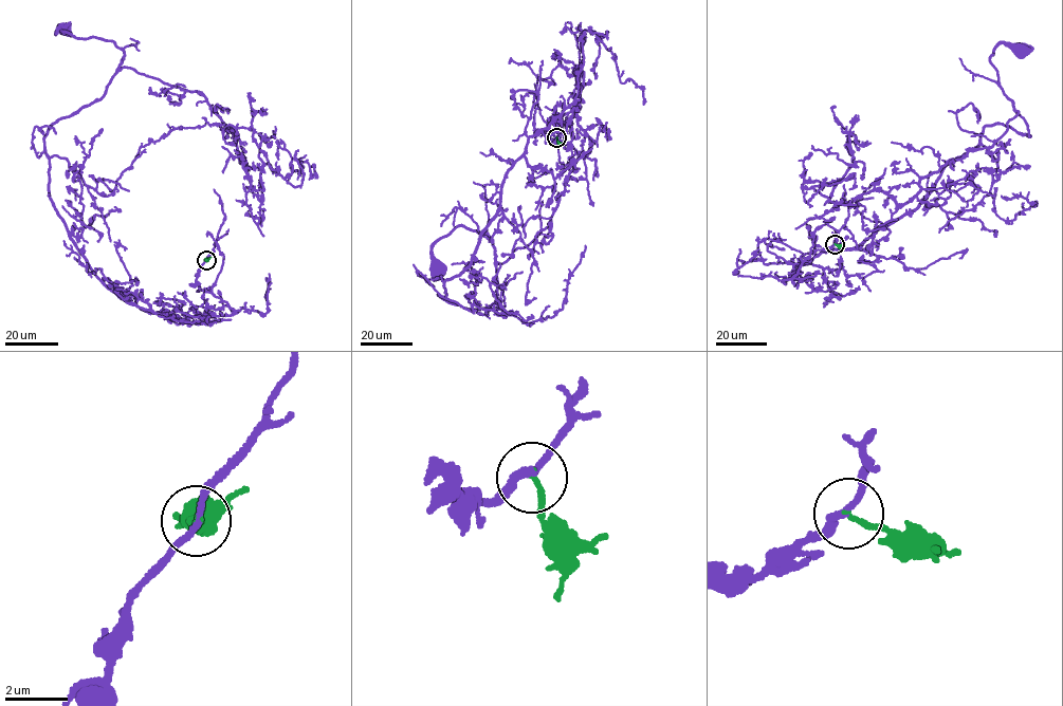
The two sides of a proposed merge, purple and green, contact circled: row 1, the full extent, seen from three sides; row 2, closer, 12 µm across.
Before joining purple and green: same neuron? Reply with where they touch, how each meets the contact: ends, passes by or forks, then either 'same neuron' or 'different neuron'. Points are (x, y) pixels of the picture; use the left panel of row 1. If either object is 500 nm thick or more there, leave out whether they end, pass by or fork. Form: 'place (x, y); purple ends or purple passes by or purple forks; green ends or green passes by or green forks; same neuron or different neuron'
place (206, 260); purple passes by; green ends; same neuron

